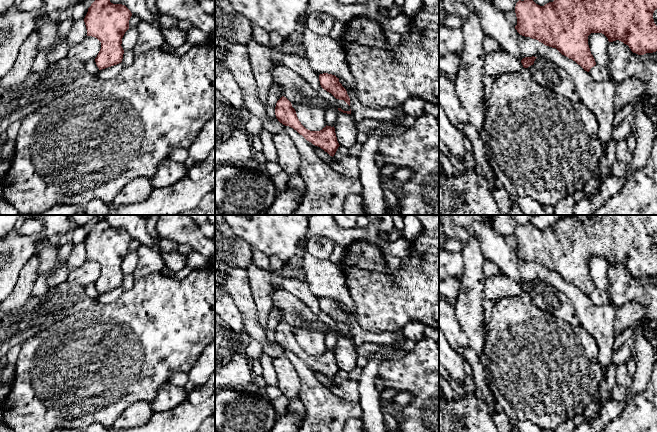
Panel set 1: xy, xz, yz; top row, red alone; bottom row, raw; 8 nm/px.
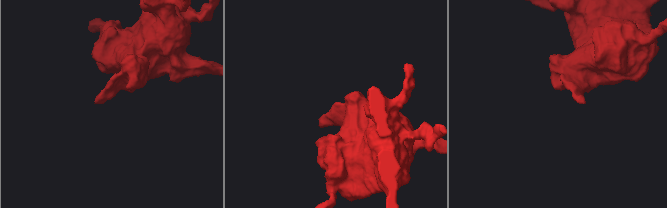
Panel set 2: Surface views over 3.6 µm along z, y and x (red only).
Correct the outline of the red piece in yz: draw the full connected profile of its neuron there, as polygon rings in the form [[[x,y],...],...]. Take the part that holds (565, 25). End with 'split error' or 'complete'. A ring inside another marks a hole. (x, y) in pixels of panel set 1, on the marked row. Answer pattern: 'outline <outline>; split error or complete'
outline [[[519,0],[515,6],[517,32],[556,48],[589,72],[596,65],[588,45],[591,33],[604,34],[609,42],[619,40],[633,53],[644,55],[657,51],[657,26],[653,13],[657,0],[554,0],[544,6],[533,0]]]; complete

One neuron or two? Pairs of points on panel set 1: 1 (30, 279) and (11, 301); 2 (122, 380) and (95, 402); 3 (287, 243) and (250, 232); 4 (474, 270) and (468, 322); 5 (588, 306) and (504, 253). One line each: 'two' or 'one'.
1: one
2: one
3: one
4: one
5: one

